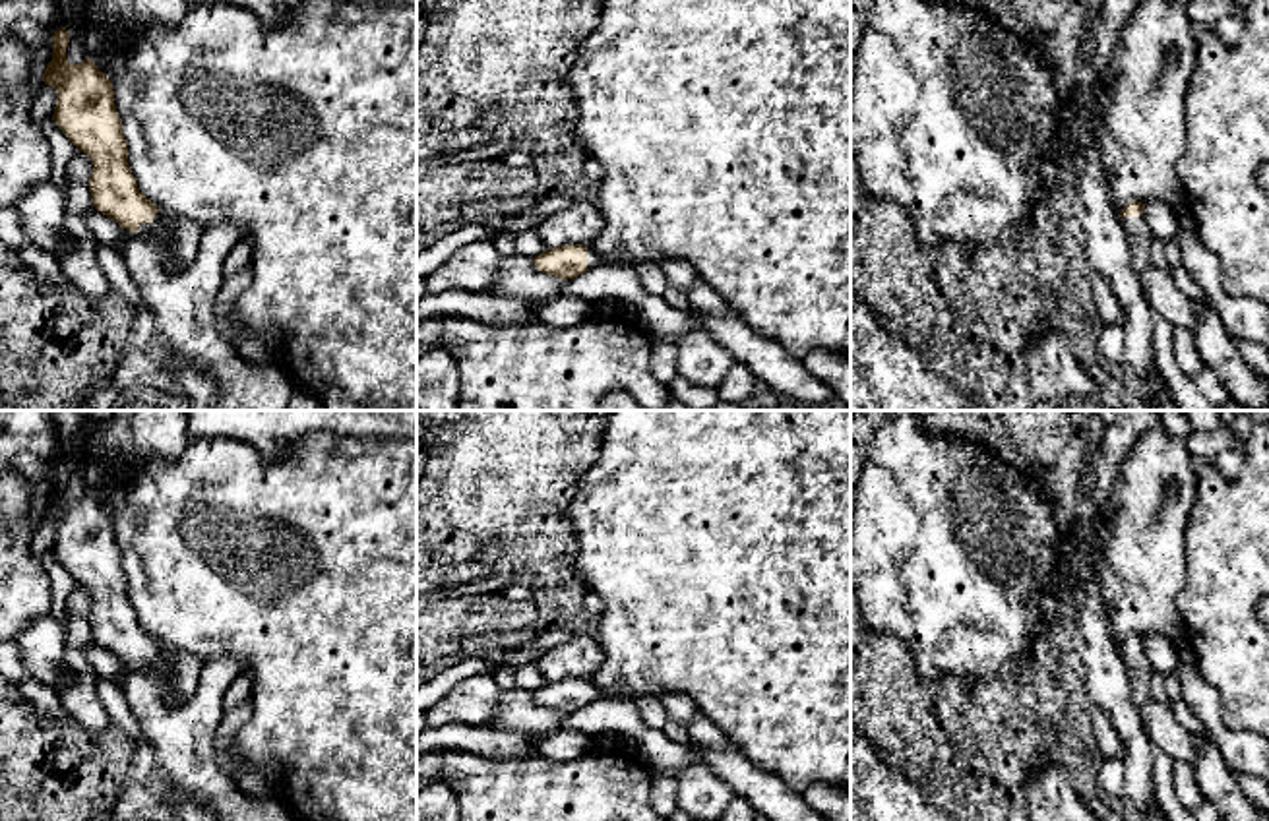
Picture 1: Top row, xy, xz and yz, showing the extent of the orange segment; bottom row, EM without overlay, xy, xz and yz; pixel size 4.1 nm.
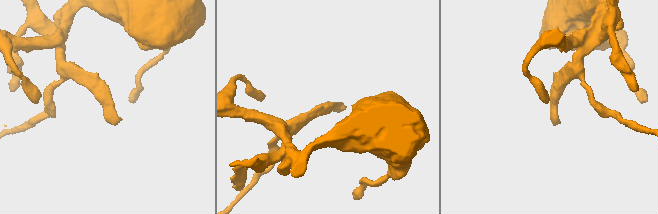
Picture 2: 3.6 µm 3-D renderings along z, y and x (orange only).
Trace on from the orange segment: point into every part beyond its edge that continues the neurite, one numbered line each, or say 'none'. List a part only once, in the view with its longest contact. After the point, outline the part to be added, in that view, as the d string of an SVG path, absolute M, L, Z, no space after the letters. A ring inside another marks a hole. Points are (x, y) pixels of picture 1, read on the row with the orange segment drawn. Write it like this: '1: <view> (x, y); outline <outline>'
1: xy (181, 241); outline M157 213L151 223L141 223L138 232L161 240L163 265L169 273L176 273L178 269L190 265L198 256L203 227L194 221L170 223Z

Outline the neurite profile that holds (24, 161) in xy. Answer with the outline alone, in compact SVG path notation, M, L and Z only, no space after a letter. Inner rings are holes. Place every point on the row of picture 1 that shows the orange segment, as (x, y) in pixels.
M0 0L0 39L21 41L33 68L27 85L0 95L0 207L14 207L35 184L52 180L43 130L29 106L45 85L60 21L62 0Z

